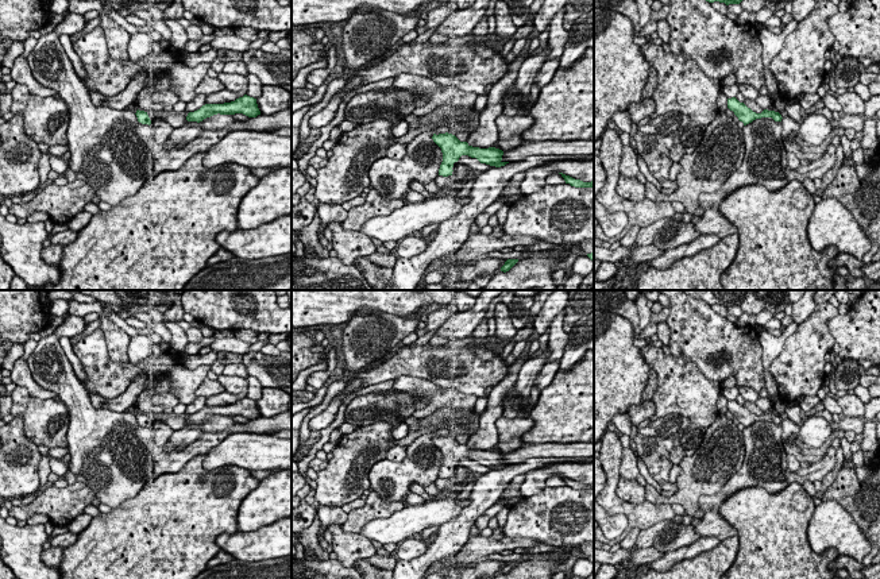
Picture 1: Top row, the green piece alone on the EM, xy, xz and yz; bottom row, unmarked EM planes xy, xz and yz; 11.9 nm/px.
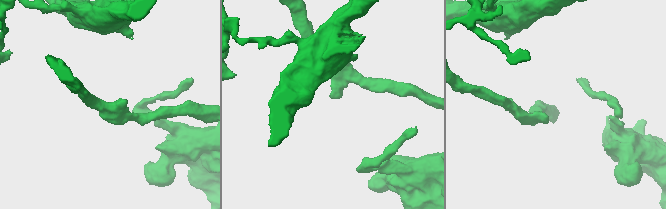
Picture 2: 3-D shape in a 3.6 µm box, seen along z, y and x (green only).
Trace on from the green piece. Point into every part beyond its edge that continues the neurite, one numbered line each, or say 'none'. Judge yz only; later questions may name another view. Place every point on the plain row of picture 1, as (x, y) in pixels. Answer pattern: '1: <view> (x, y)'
none

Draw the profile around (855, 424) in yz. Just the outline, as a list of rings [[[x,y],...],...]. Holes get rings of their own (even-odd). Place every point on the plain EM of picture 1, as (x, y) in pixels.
[[[844,417],[837,422],[830,422],[831,431],[842,431],[844,433],[848,431],[853,431],[856,435],[862,435],[864,432],[864,418],[858,417]]]

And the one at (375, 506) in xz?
[[[375,491],[367,493],[366,505],[359,509],[354,509],[347,514],[347,521],[341,525],[346,533],[359,534],[363,526],[374,518],[387,518],[393,513],[404,507],[404,502],[386,502]]]

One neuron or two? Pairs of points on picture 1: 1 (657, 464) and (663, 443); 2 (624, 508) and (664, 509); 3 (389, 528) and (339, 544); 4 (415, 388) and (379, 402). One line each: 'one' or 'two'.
1: one
2: one
3: two
4: two

